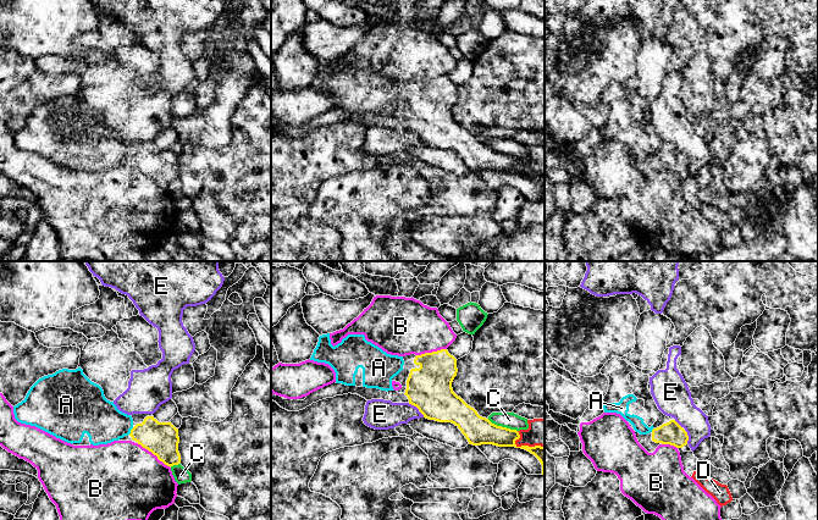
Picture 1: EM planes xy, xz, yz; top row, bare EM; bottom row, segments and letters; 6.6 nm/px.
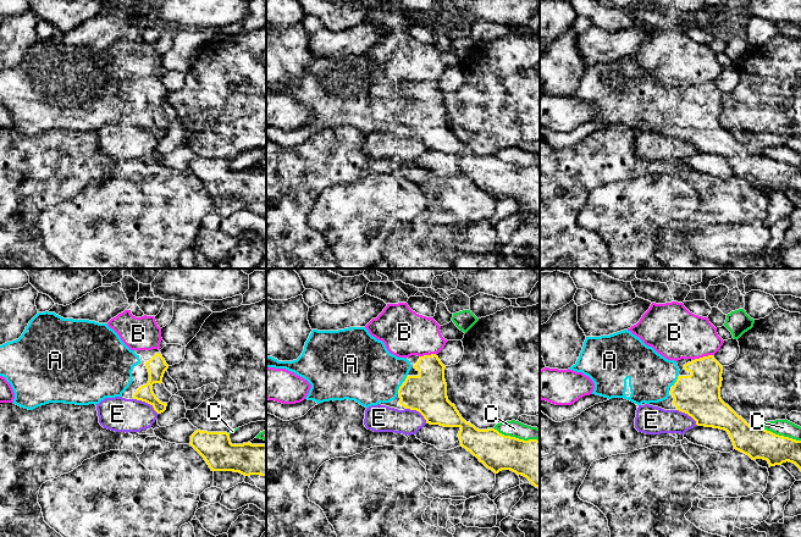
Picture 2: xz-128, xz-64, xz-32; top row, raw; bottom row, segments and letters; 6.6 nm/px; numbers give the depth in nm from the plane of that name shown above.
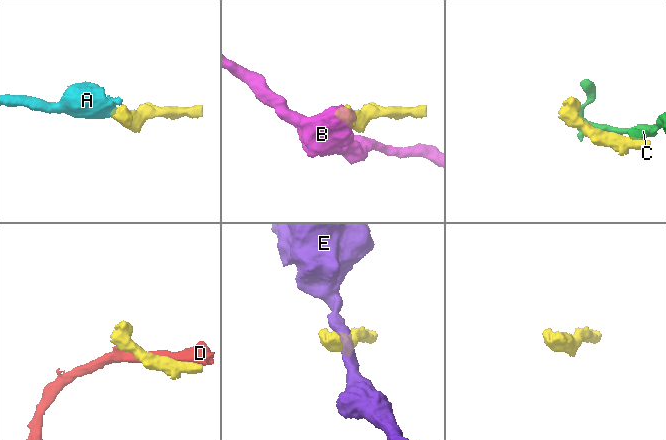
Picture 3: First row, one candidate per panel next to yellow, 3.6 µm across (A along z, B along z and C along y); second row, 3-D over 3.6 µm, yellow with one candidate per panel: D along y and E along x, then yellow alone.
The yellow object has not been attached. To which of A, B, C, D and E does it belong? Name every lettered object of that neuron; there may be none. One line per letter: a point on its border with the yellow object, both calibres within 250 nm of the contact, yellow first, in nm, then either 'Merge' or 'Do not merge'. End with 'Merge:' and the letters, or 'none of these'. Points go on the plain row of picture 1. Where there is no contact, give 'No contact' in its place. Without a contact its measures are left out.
A: Touches yellow at xy (131, 158). Thickness 220 nm (yellow) against 260 nm. Merge
B: Touches yellow at xy (154, 181). Thickness 220 nm (yellow) against 500 nm. Do not merge
C: Touches yellow at xz (501, 153). Thickness 190 nm (yellow) against 110 nm. Do not merge
D: Touches yellow at xz (524, 172). Thickness 140 nm (yellow) against 180 nm. Do not merge
E: Touches yellow at xz (416, 133). Thickness 300 nm (yellow) against 200 nm. Do not merge
Merge: A

